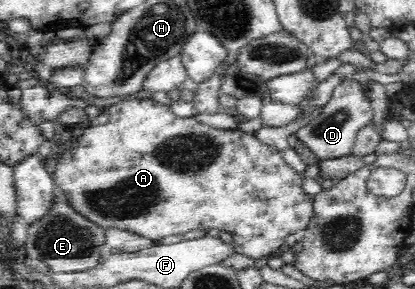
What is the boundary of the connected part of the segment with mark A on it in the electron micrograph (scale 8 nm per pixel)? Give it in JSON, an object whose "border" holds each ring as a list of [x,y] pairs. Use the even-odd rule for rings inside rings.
{"border":[[[129,96],[107,110],[110,115],[106,124],[91,126],[83,132],[78,132],[71,140],[71,147],[57,159],[54,173],[52,174],[54,184],[65,191],[73,207],[81,215],[89,218],[102,227],[117,227],[120,229],[136,232],[137,234],[150,238],[152,241],[161,240],[165,236],[179,236],[193,230],[219,230],[229,232],[234,238],[234,252],[245,254],[261,264],[270,256],[280,253],[285,248],[285,240],[289,234],[295,234],[299,230],[305,230],[314,215],[314,197],[303,190],[303,175],[287,165],[283,152],[279,148],[268,146],[257,138],[255,134],[248,134],[239,129],[213,128],[203,122],[196,120],[194,116],[180,118],[176,116],[167,104],[155,101],[151,98],[137,99]]]}

